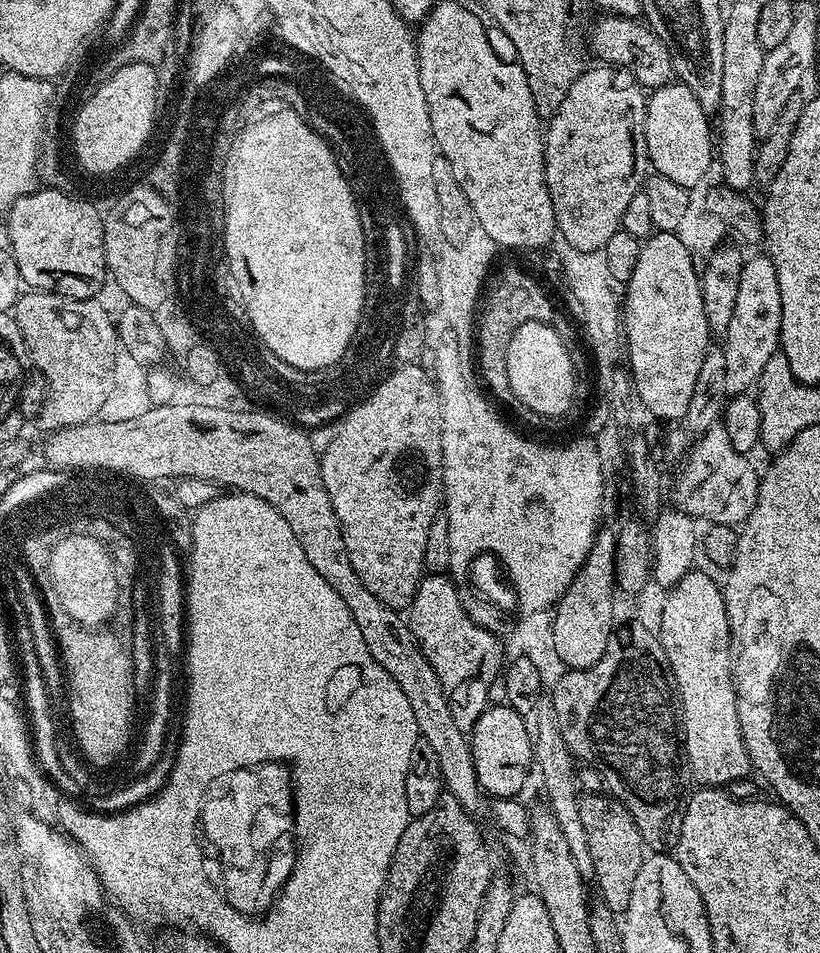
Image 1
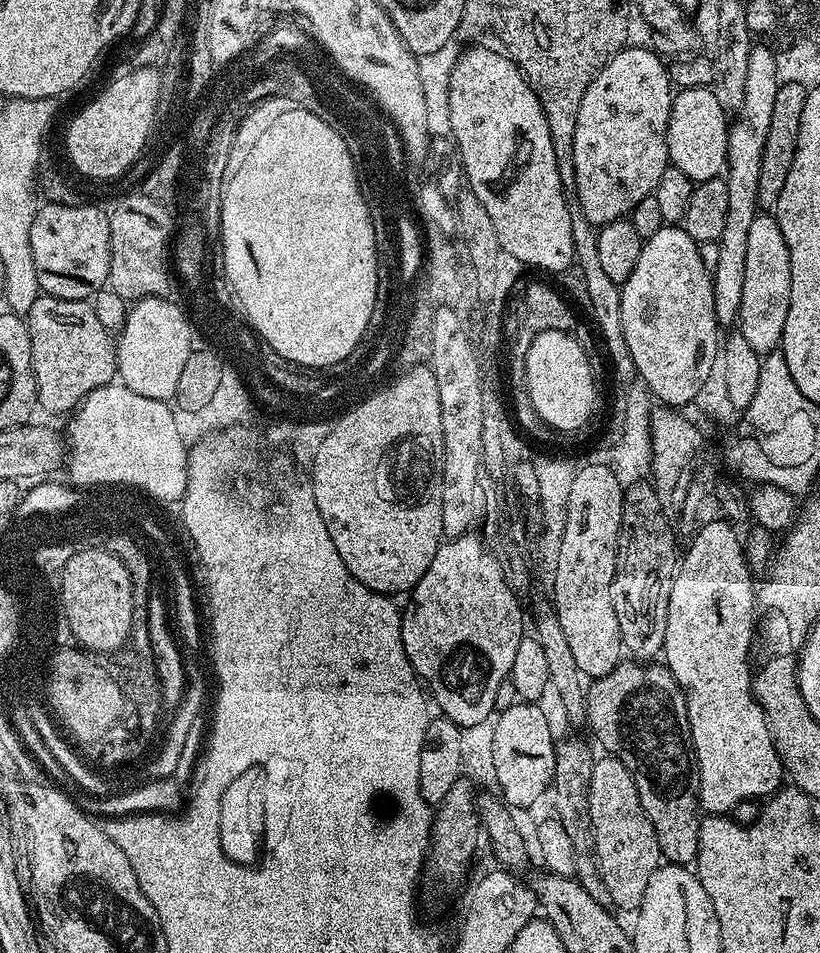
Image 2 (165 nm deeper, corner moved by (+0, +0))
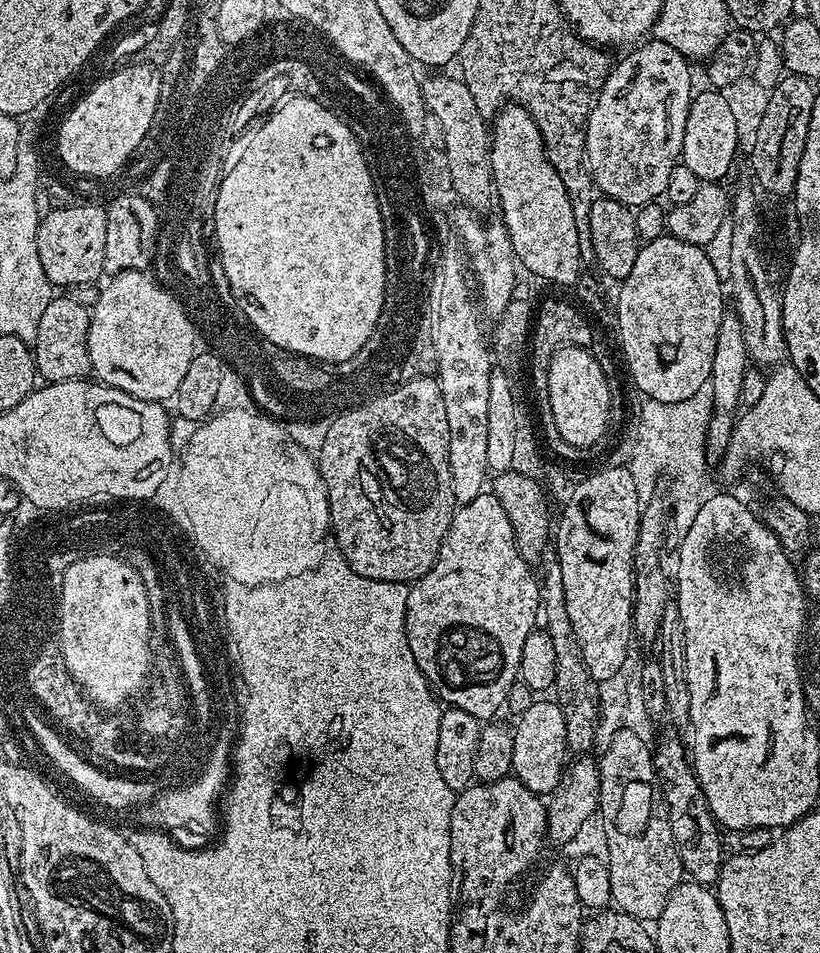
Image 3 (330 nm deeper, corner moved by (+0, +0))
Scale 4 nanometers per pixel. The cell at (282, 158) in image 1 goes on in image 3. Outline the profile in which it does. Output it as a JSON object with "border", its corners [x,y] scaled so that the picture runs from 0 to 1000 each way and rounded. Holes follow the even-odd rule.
{"border":[[[361,99],[361,109],[351,109],[346,118],[337,118],[337,126],[327,126],[327,134],[317,134],[317,143],[312,143],[312,147],[307,147],[307,155],[302,155],[302,165],[293,171],[288,180],[283,180],[283,185],[278,185],[278,193],[268,193],[261,226],[262,259],[288,314],[288,322],[298,326],[307,343],[320,346],[329,359],[379,378],[405,381],[432,375],[446,362],[466,329],[468,310],[472,307],[471,262],[467,258],[467,231],[460,198],[438,147],[418,123],[391,107],[365,99]]]}

